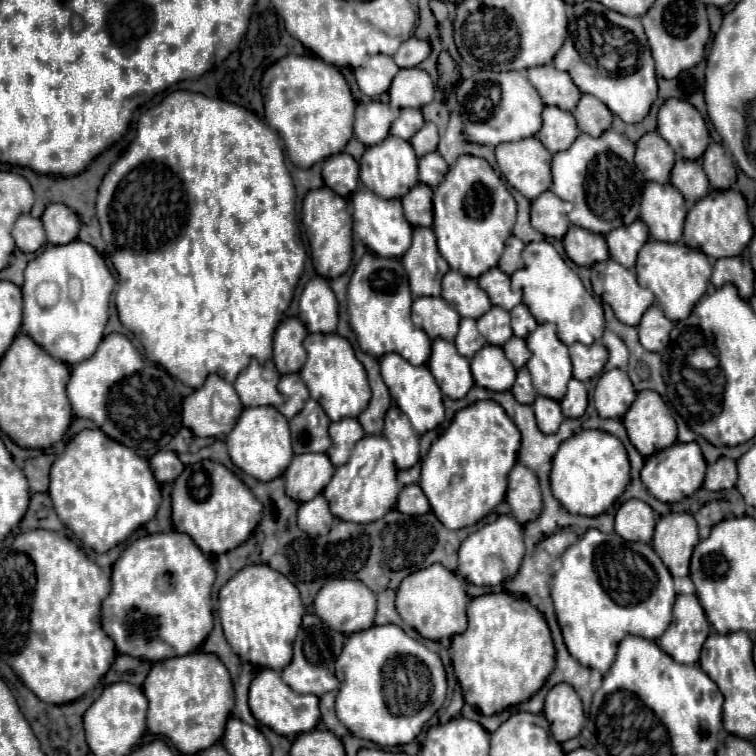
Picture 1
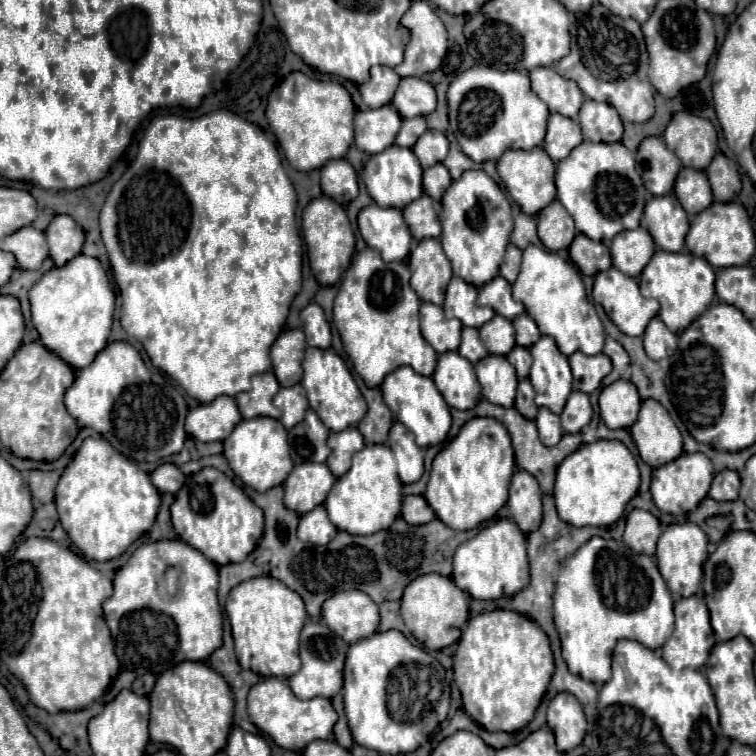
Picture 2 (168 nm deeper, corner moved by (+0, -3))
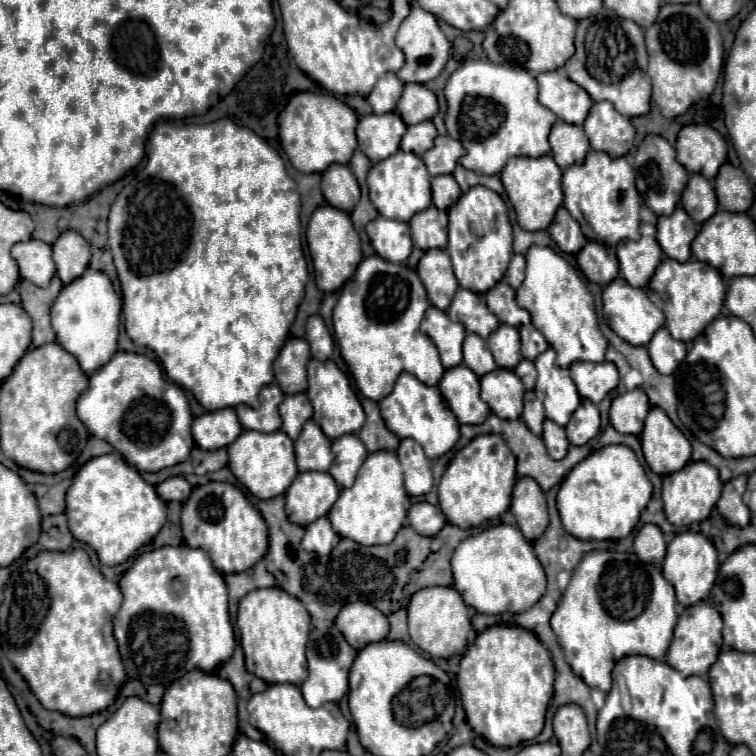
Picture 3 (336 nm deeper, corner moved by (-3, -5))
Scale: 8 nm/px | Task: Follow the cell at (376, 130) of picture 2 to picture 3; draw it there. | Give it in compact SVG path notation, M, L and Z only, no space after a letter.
M384 113L384 115L364 115L358 121L356 137L358 147L364 151L364 155L378 163L398 151L400 139L406 133L406 123L398 113Z

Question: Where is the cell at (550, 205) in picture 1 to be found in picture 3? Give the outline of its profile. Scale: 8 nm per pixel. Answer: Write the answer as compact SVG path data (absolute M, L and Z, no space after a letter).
M564 207L558 209L554 221L548 227L548 233L554 239L554 243L558 245L558 249L564 253L574 255L586 243L586 237L580 231L580 225L570 217L570 213Z

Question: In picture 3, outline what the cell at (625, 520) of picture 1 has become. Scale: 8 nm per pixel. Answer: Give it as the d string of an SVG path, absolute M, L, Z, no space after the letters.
M646 523L634 537L634 553L640 561L652 563L656 567L662 565L666 553L666 539L658 525Z

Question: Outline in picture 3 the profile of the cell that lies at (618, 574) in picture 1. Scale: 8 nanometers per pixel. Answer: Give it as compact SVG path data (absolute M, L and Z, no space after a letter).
M590 551L582 557L580 565L574 569L572 579L550 619L554 633L564 649L564 657L572 671L586 681L590 687L598 687L608 693L612 687L612 667L624 655L646 655L650 659L662 659L672 641L672 631L676 625L676 595L674 587L662 577L662 571L650 563L642 563L634 553L618 551Z

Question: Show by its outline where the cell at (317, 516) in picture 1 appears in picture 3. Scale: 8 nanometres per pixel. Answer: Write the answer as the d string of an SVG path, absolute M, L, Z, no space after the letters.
M320 517L318 521L310 523L306 527L304 539L302 539L302 547L306 551L314 551L318 555L326 555L334 549L334 545L338 545L340 535L332 529L330 519L328 517Z

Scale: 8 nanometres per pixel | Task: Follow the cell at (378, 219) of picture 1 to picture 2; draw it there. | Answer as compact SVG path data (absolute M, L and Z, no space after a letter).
M369 205L359 213L359 231L369 247L375 247L385 263L403 261L411 249L411 233L399 209Z

